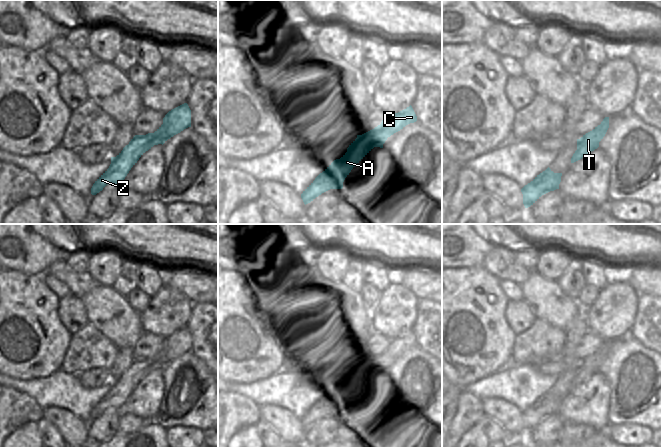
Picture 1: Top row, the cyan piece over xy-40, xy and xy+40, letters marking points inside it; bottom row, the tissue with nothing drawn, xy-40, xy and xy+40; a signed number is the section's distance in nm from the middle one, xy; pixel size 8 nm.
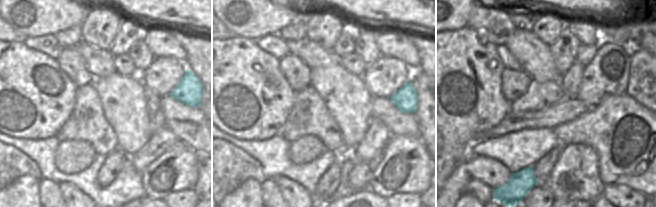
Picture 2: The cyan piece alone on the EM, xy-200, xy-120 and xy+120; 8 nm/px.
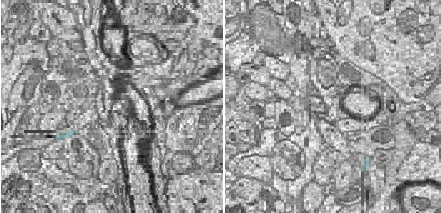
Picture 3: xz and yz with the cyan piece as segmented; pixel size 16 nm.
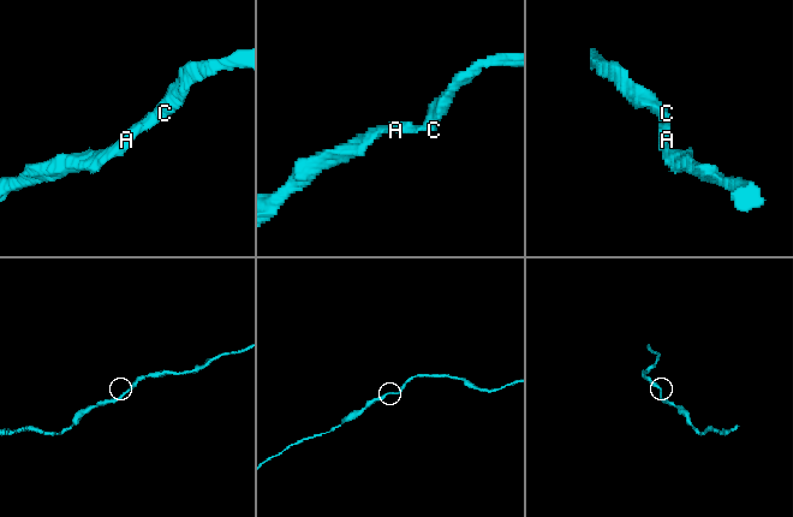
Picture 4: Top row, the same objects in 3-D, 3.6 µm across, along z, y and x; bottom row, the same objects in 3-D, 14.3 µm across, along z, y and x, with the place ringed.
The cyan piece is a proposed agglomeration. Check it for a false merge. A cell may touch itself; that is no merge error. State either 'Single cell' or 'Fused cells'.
Single cell.

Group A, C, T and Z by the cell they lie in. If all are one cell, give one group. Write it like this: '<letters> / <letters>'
A C T Z

